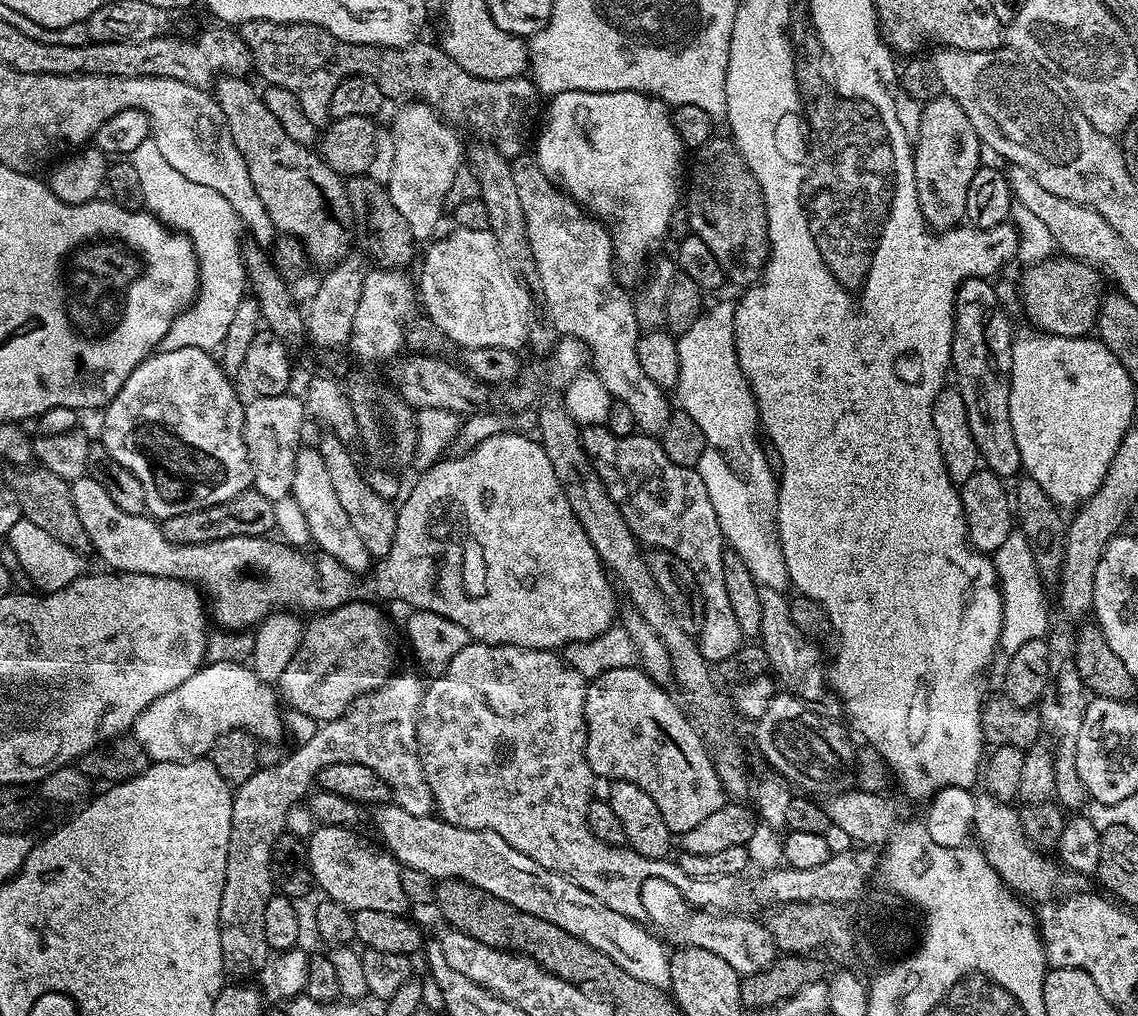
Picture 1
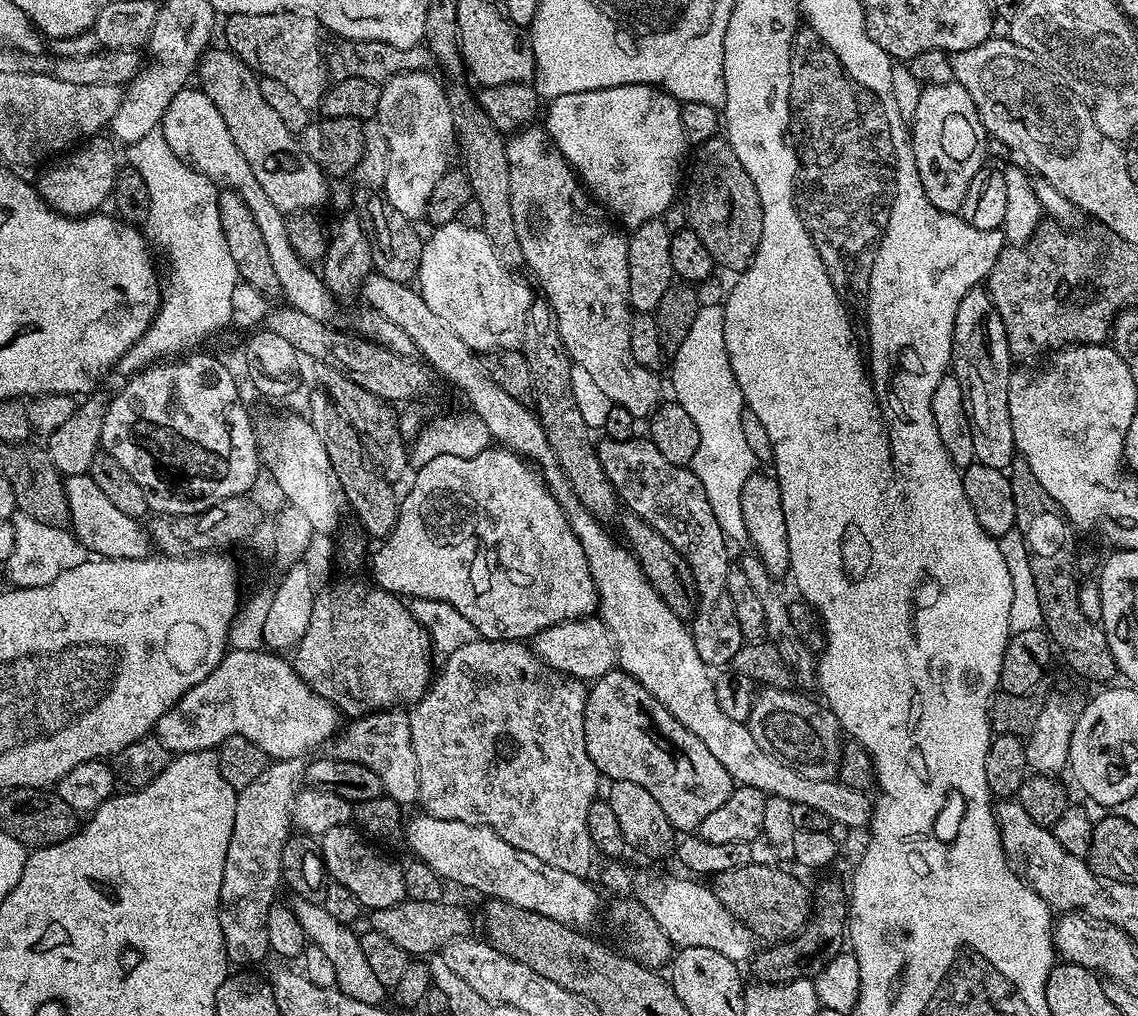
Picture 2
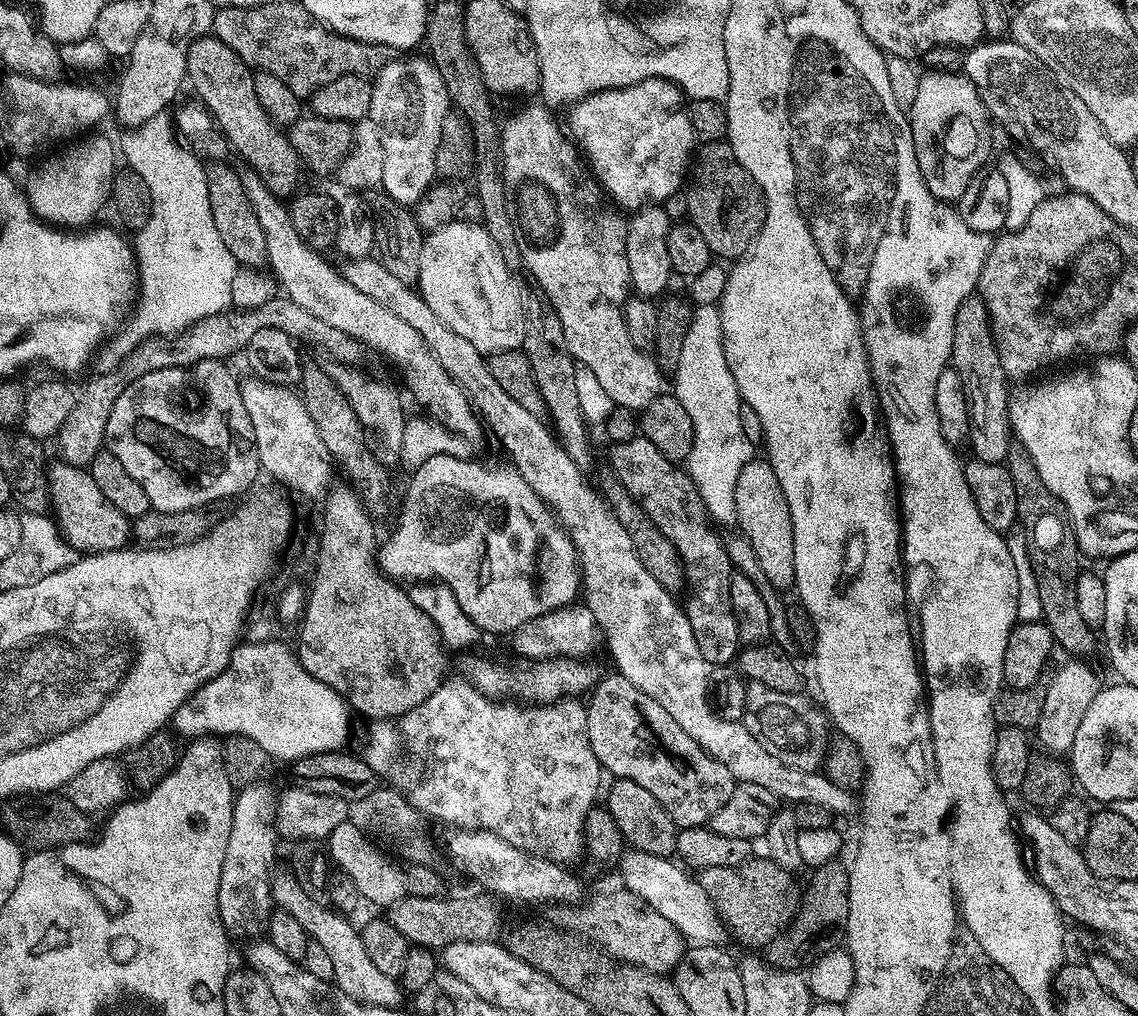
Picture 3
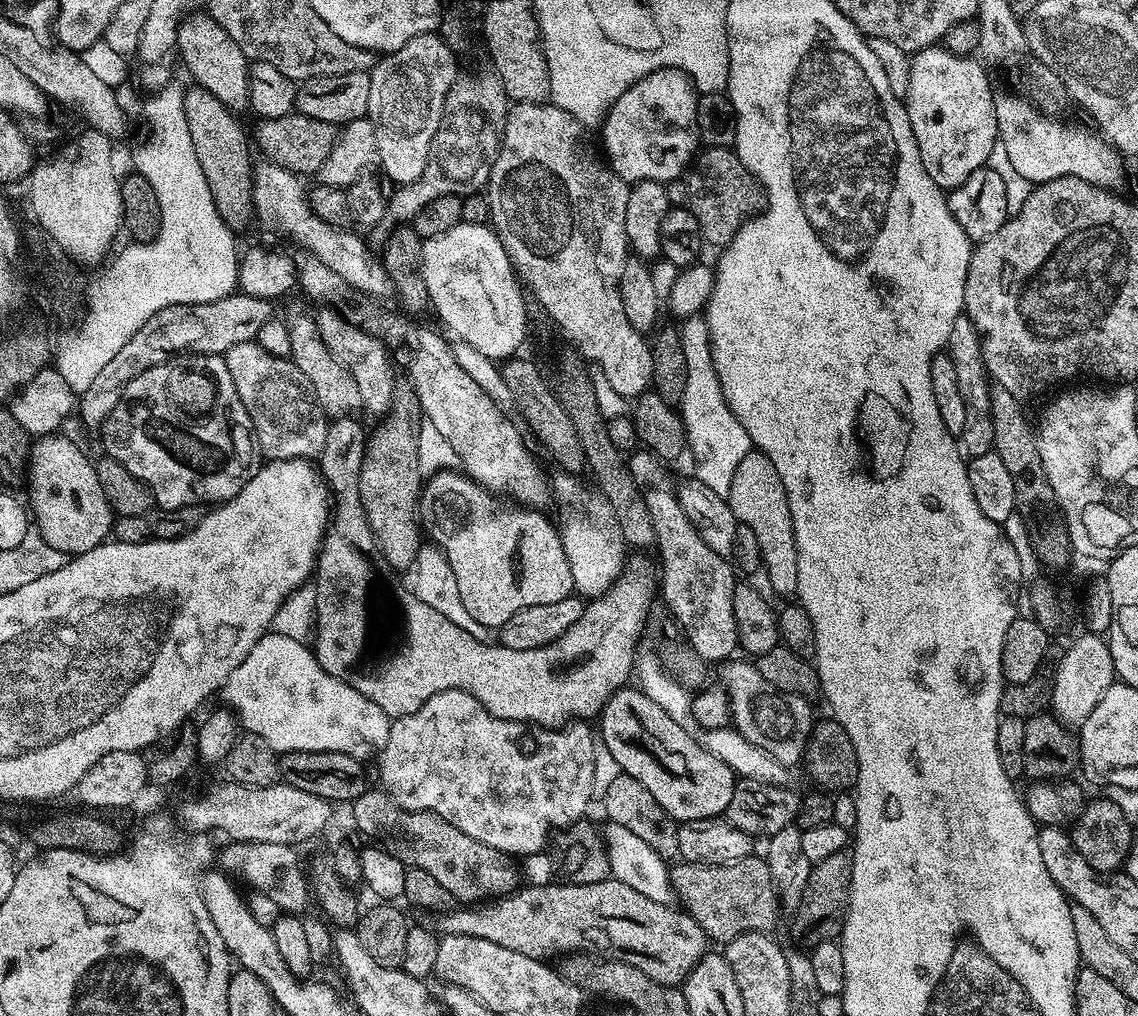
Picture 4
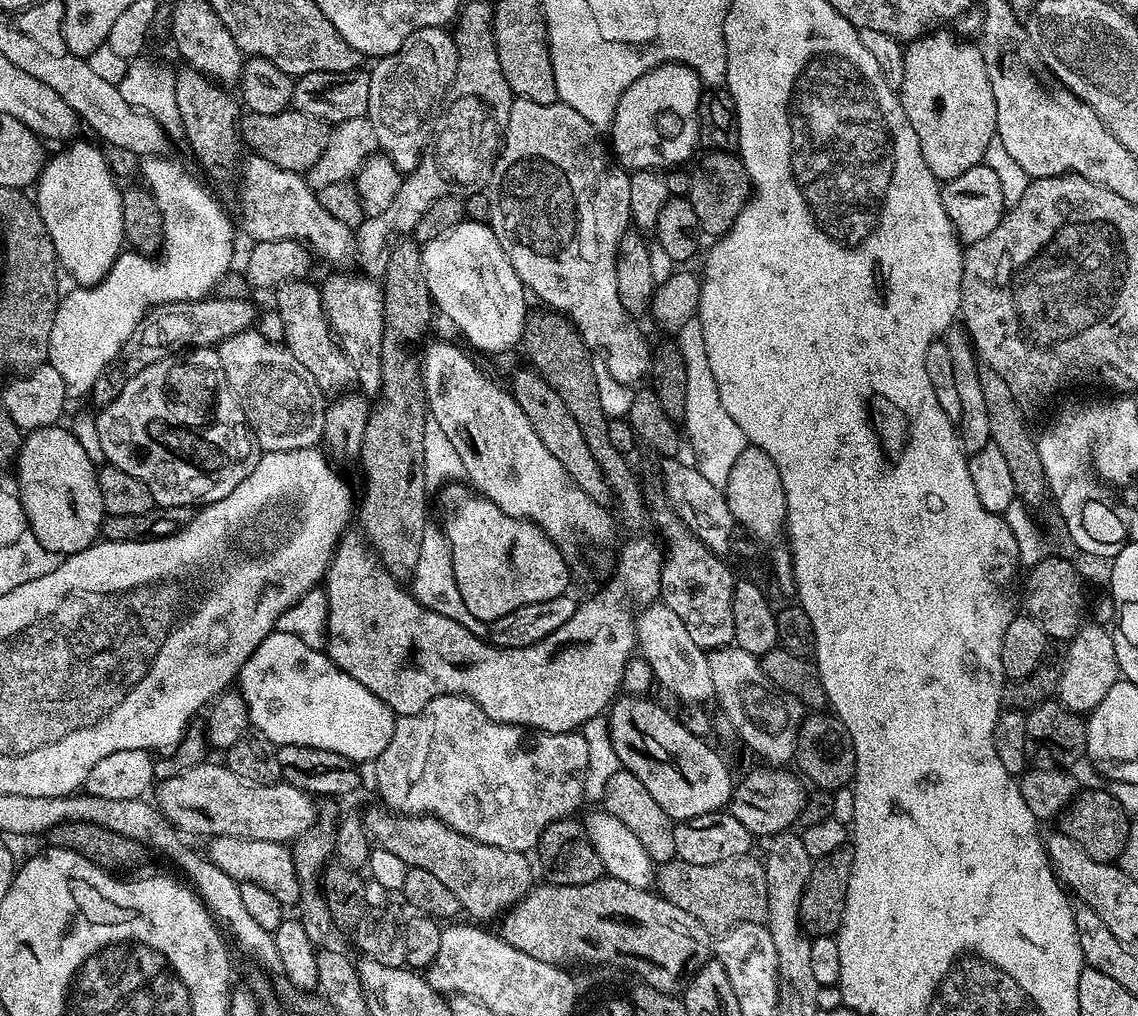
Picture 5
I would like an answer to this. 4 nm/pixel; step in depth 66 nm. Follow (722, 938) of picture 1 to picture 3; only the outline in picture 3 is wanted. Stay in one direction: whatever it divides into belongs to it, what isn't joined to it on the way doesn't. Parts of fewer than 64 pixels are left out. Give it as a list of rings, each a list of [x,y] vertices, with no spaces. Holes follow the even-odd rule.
[[[628,850],[620,858],[619,872],[621,878],[624,879],[623,887],[627,891],[638,894],[638,898],[642,898],[650,906],[654,906],[654,910],[658,910],[658,914],[662,914],[662,918],[666,918],[666,922],[670,922],[680,931],[680,935],[684,937],[685,941],[696,946],[719,945],[723,941],[720,939],[726,936],[726,930],[716,917],[712,900],[702,890],[699,881],[693,877],[691,880],[687,876],[689,873],[675,859]]]

